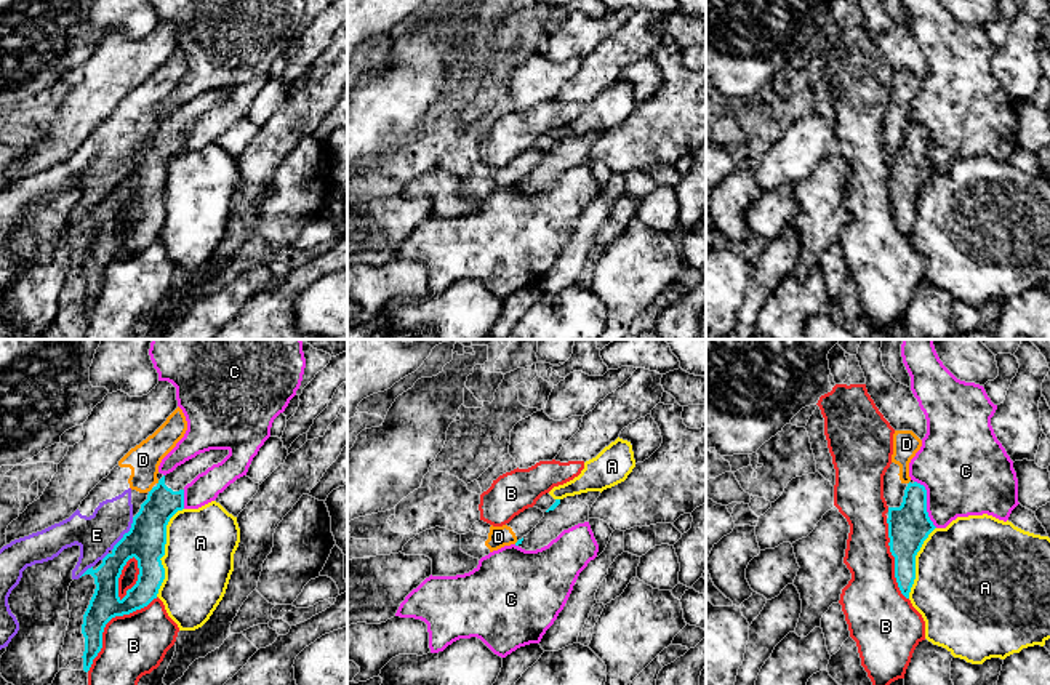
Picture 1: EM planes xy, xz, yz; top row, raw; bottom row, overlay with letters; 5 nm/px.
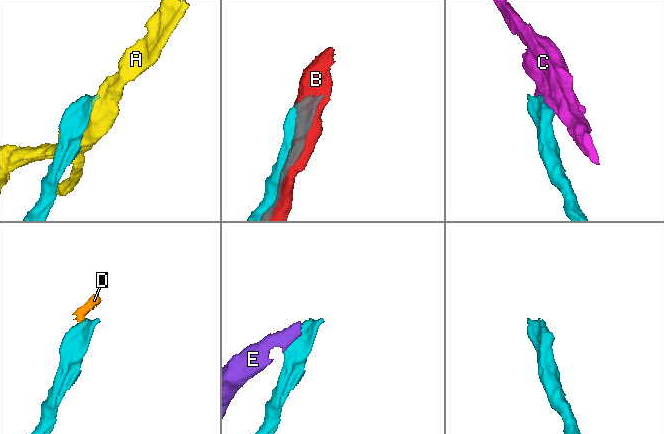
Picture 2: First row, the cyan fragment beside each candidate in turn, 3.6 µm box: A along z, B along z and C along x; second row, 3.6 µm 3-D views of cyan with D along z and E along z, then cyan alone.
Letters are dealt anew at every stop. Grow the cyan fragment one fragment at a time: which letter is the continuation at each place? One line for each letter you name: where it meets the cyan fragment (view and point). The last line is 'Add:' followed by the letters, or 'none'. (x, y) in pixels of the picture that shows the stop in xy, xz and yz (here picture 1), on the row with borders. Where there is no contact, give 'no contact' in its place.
Add: none

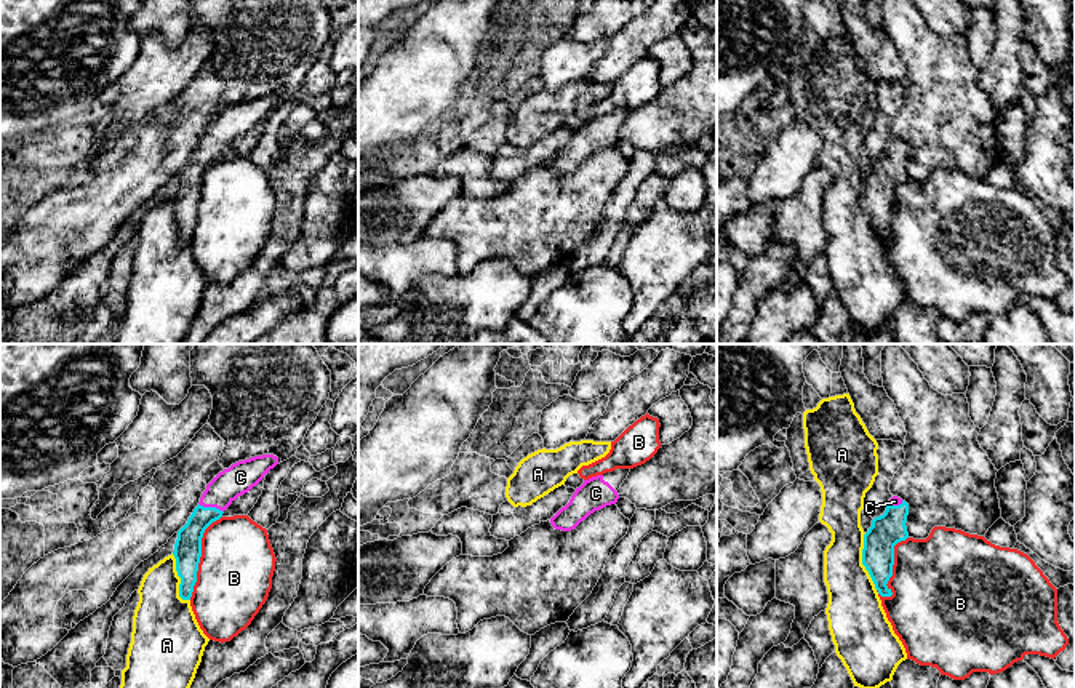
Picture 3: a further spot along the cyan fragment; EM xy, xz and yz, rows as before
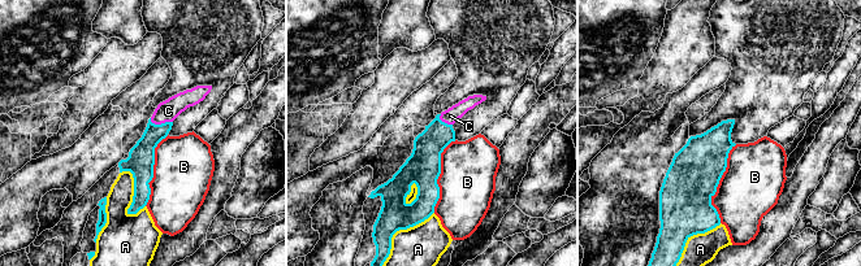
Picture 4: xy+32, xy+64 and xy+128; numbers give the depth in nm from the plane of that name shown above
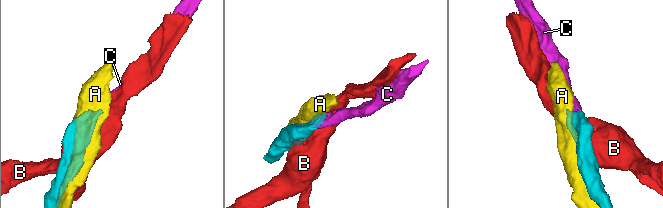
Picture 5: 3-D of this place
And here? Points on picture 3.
C: xy (211, 508)
Add: C

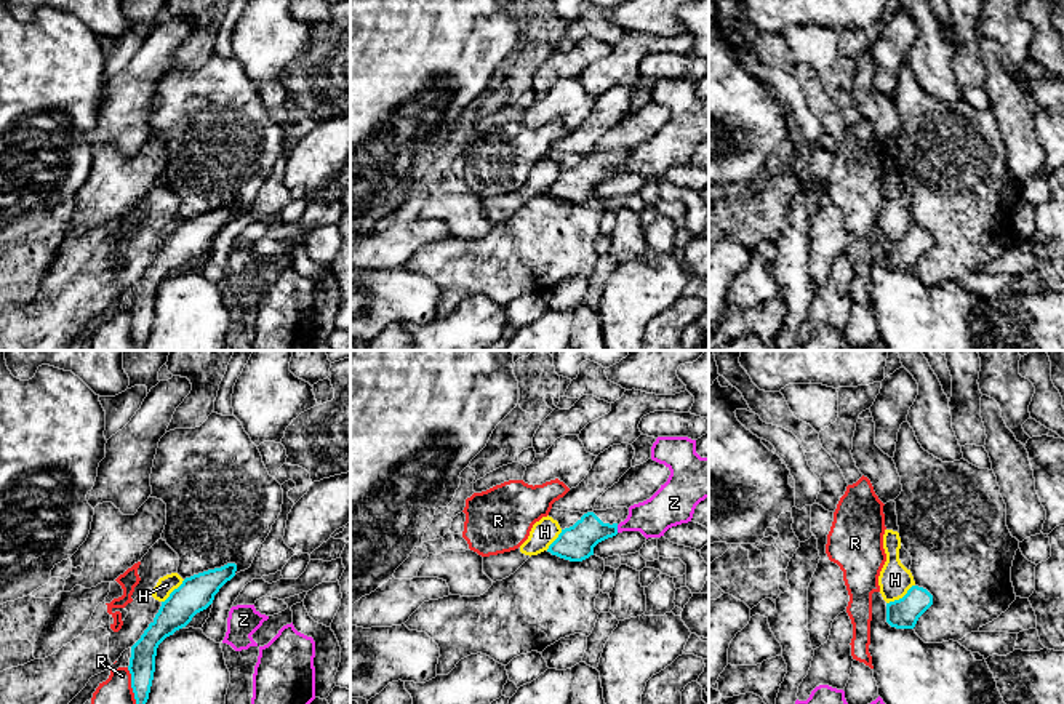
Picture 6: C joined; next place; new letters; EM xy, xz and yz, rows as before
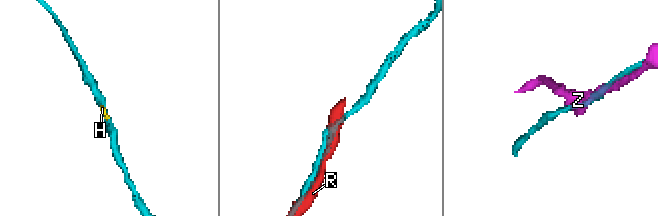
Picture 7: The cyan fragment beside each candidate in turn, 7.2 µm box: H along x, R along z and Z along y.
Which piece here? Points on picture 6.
Add: none

